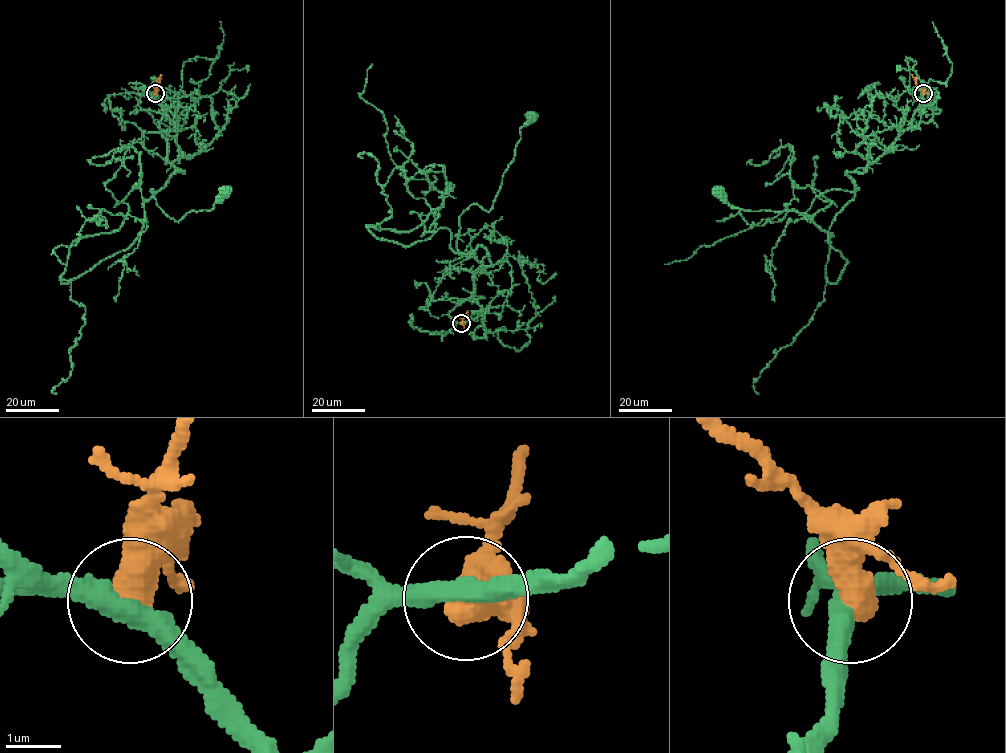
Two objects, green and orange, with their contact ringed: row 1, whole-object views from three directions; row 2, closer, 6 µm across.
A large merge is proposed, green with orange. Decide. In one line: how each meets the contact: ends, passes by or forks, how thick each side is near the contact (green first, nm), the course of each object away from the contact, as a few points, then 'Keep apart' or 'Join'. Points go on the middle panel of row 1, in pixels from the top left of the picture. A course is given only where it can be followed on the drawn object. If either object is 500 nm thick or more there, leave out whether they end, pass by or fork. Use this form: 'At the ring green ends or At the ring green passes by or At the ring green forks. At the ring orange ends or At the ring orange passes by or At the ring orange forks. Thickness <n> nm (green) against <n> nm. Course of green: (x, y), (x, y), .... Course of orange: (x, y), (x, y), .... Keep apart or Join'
Thickness 400 nm (green) against 700 nm. Course of green: (461, 323), (481, 309), (469, 298), (487, 250), (460, 252), (459, 217), (472, 204), (490, 211), (533, 116). Course of orange: (461, 323), (467, 311). Keep apart

